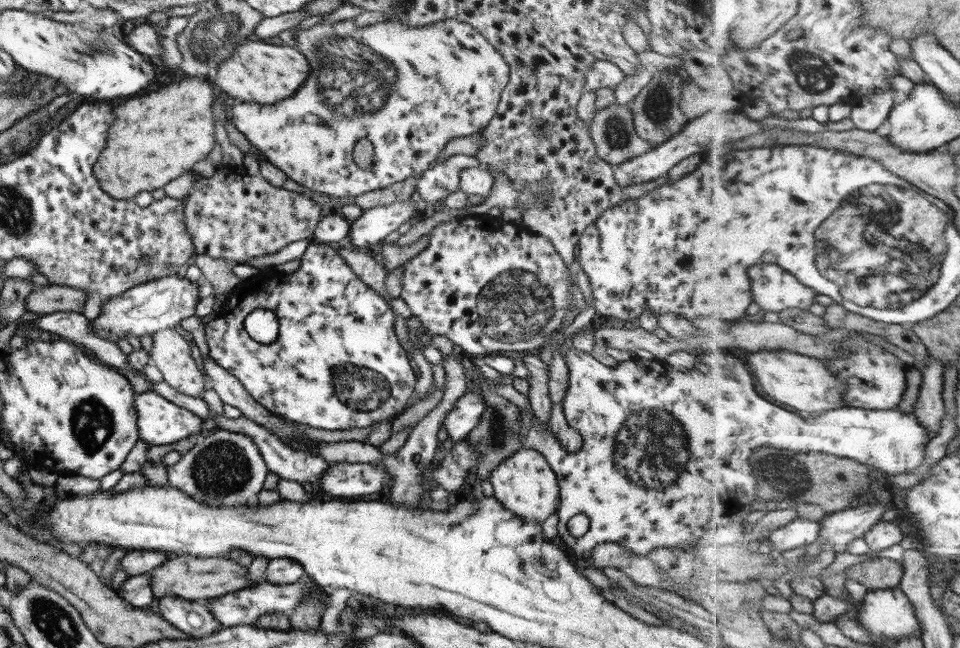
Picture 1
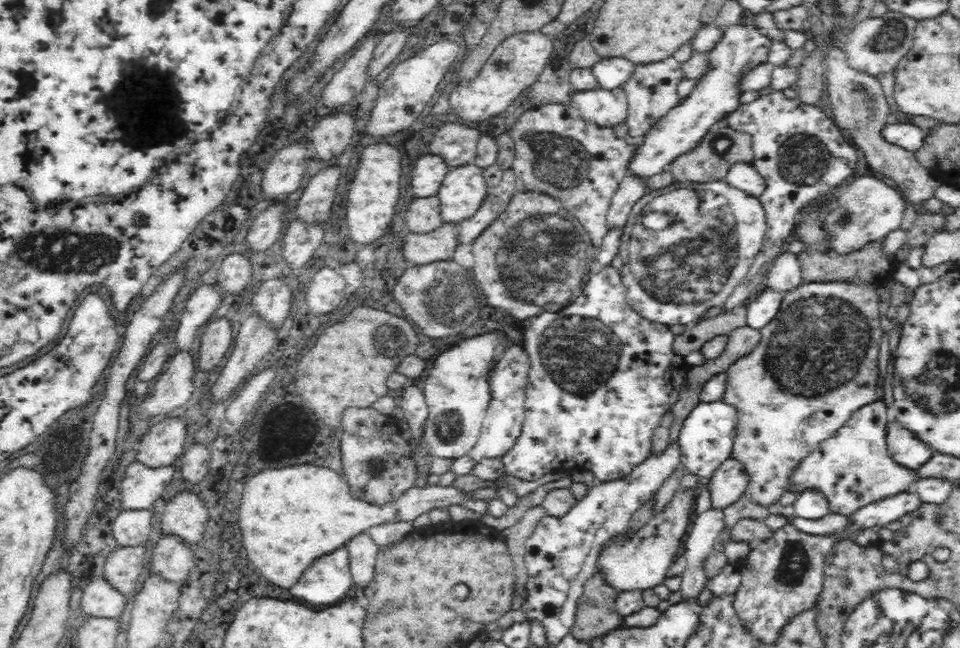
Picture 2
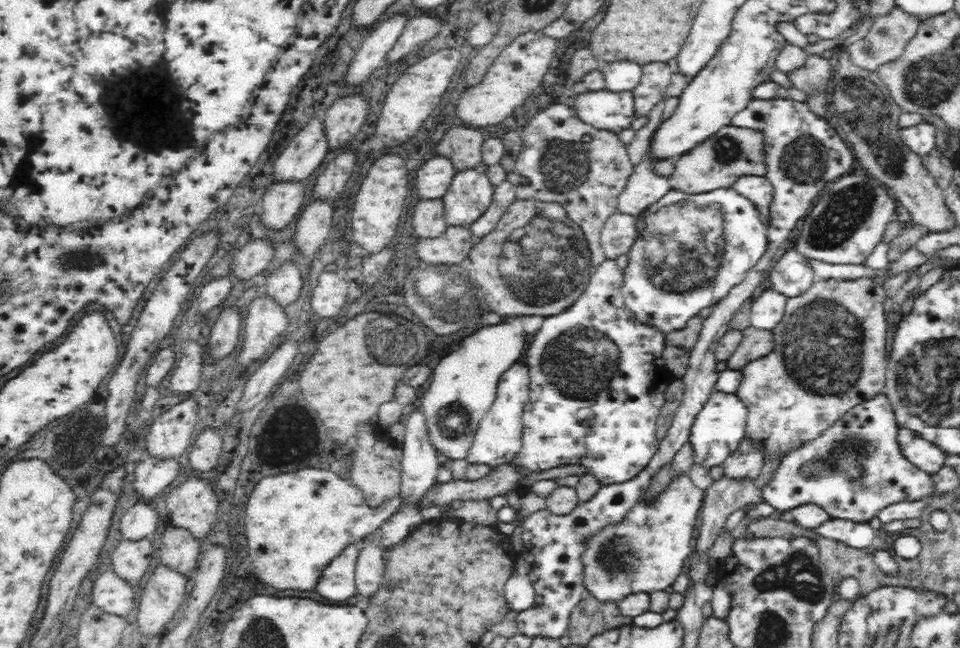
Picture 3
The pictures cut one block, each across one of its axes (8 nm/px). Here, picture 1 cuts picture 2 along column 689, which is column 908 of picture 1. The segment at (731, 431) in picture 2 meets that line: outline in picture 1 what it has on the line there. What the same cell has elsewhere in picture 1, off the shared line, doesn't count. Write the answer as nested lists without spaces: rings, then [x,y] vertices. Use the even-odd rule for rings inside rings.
[[[569,348],[563,356],[563,362],[567,366],[567,389],[565,389],[564,397],[560,402],[565,420],[571,428],[578,431],[582,438],[582,445],[576,452],[567,452],[561,448],[556,436],[549,430],[537,430],[535,416],[531,410],[519,409],[519,441],[521,441],[521,448],[535,450],[545,458],[551,471],[555,474],[557,485],[559,488],[559,507],[557,508],[558,522],[556,525],[556,532],[561,538],[561,541],[571,548],[576,556],[578,556],[578,563],[589,564],[589,553],[591,549],[598,543],[615,543],[625,547],[627,551],[635,553],[635,555],[646,555],[651,550],[657,547],[666,547],[669,549],[683,549],[685,546],[689,547],[693,540],[697,540],[705,528],[712,523],[724,523],[740,520],[744,510],[748,505],[757,501],[758,496],[758,479],[755,477],[754,468],[752,468],[753,453],[757,448],[773,447],[791,450],[793,452],[803,452],[809,454],[811,452],[821,452],[821,454],[831,454],[835,457],[851,458],[857,460],[862,464],[868,466],[875,466],[876,469],[885,471],[885,476],[898,474],[909,474],[911,470],[918,468],[925,461],[925,449],[927,444],[933,438],[929,438],[927,428],[917,420],[915,412],[905,414],[899,408],[893,410],[867,410],[865,408],[855,407],[841,407],[838,409],[831,409],[819,413],[819,415],[797,416],[795,412],[789,412],[781,406],[775,406],[773,400],[767,402],[765,398],[761,398],[755,392],[753,386],[753,378],[747,369],[747,362],[743,353],[739,352],[726,352],[725,350],[707,350],[700,351],[694,358],[693,366],[685,372],[680,372],[667,365],[663,359],[639,359],[627,360],[627,362],[618,362],[614,367],[605,366],[599,363],[595,358],[591,357],[589,353]],[[575,514],[584,514],[589,518],[589,529],[583,536],[573,538],[570,536],[566,524],[571,516]]]

